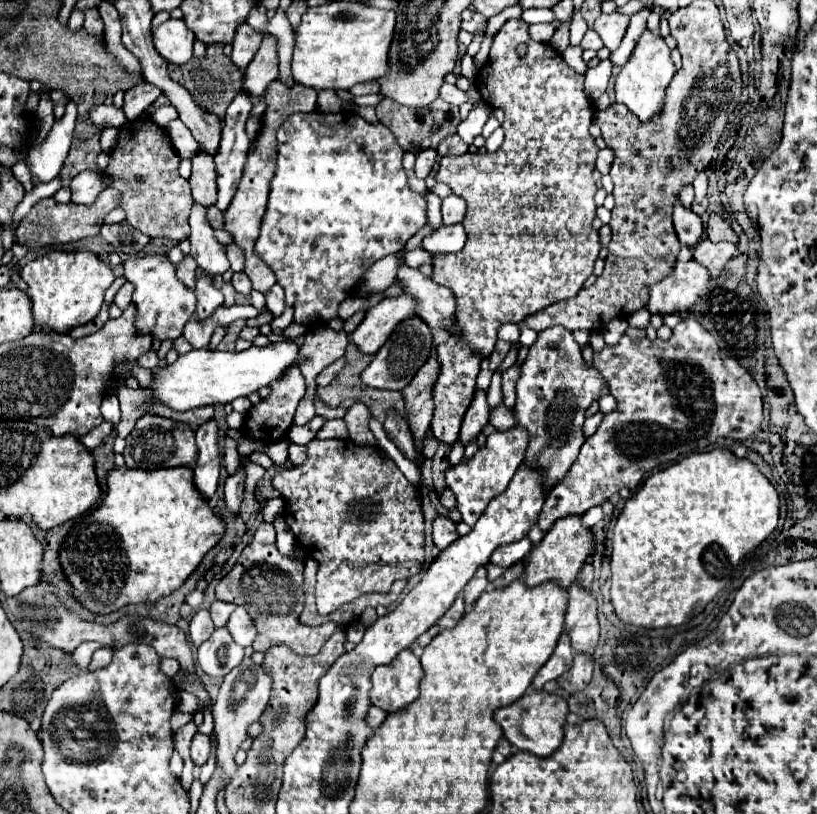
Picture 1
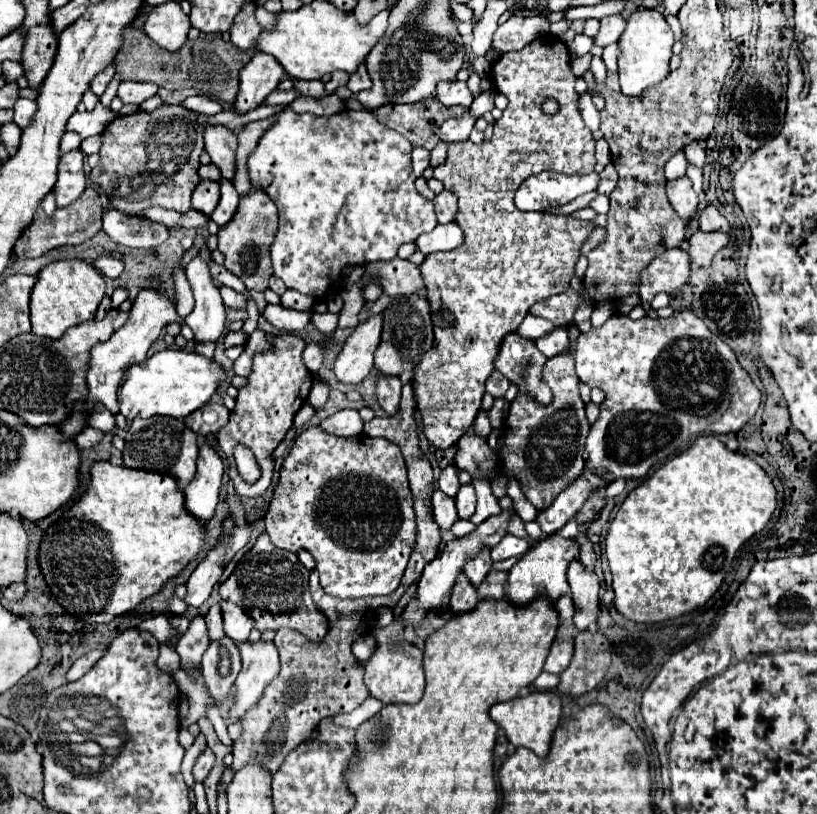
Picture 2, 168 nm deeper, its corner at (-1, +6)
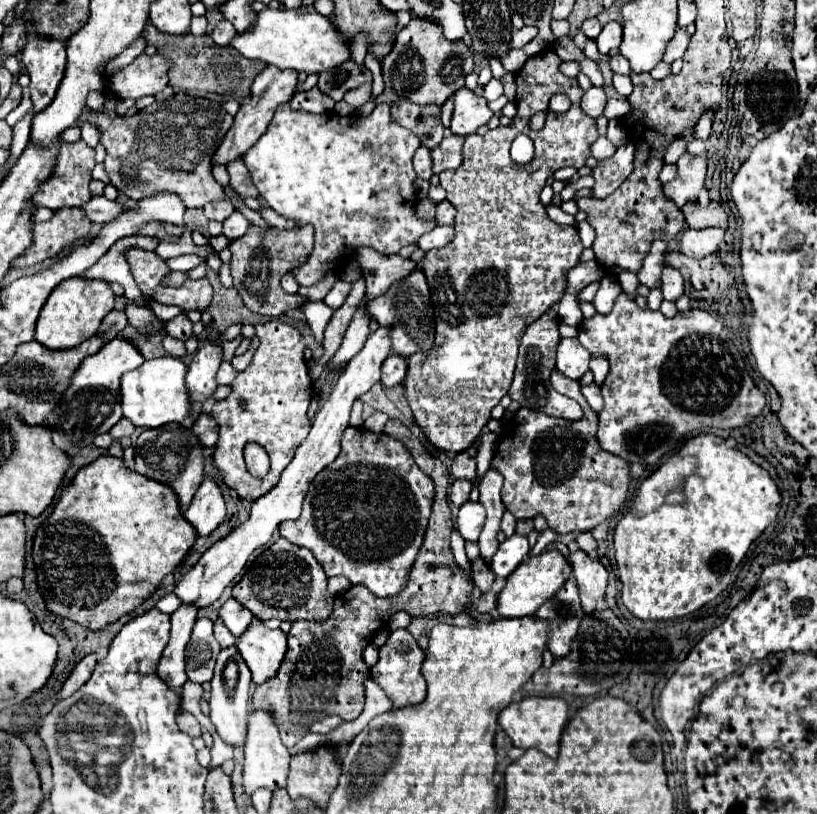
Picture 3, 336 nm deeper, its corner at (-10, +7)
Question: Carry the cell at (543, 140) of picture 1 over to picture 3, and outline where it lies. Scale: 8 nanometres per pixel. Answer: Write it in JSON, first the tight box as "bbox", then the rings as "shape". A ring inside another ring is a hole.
{"bbox":[403,48,599,454],"shape":[[[553,48],[527,58],[525,66],[515,74],[515,104],[519,104],[519,108],[511,126],[497,126],[485,136],[467,136],[463,144],[463,164],[457,170],[445,170],[439,174],[441,186],[447,190],[447,200],[457,208],[453,224],[455,238],[451,246],[429,250],[421,262],[435,308],[435,344],[429,354],[413,354],[413,358],[409,358],[409,370],[403,384],[415,422],[421,426],[427,440],[439,450],[459,454],[481,436],[491,418],[491,408],[509,392],[517,348],[525,328],[563,298],[567,290],[567,274],[581,260],[583,244],[577,228],[549,220],[545,206],[539,200],[547,176],[553,176],[561,166],[585,166],[591,156],[591,144],[599,136],[595,118],[587,116],[579,108],[583,90],[579,88],[577,78],[565,76],[559,70],[561,64],[563,60]],[[555,92],[565,92],[571,98],[571,108],[565,114],[549,110],[549,98]],[[537,112],[545,112],[547,120],[541,130],[533,132],[529,122]],[[517,134],[527,134],[535,140],[535,158],[529,164],[517,164],[509,158],[509,146]]]}

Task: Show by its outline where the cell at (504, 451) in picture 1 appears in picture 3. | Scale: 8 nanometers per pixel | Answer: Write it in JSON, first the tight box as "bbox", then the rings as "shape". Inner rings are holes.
{"bbox":[457,502,485,542],"shape":[[[465,502],[457,514],[457,528],[465,540],[477,542],[479,532],[485,524],[485,508],[481,502]]]}

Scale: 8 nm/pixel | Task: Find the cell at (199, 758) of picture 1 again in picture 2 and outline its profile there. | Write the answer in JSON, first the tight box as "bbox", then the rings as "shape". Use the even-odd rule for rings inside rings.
{"bbox":[192,749,214,783],"shape":[[[206,749],[206,751],[198,757],[198,761],[196,761],[196,765],[194,765],[194,771],[192,771],[192,773],[194,773],[194,779],[202,783],[202,781],[208,777],[212,765],[214,765],[214,753],[212,753],[210,749]]]}

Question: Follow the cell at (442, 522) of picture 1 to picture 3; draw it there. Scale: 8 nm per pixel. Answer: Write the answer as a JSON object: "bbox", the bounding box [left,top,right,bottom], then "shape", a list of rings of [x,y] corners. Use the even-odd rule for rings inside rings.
{"bbox":[449,482,473,506],"shape":[[[453,482],[453,486],[451,486],[451,494],[449,494],[449,498],[451,498],[451,504],[453,506],[463,506],[467,500],[469,500],[469,492],[471,492],[471,488],[473,488],[473,484],[471,482]]]}

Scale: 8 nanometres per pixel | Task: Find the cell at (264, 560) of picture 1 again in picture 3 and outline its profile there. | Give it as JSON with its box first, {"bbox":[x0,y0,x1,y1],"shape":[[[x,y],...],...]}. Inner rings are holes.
{"bbox":[233,538,333,624],"shape":[[[279,538],[255,558],[243,578],[233,586],[233,598],[259,620],[311,620],[325,624],[333,612],[333,596],[327,592],[327,576],[321,570],[321,564],[309,554],[309,550],[295,546],[285,538]]]}

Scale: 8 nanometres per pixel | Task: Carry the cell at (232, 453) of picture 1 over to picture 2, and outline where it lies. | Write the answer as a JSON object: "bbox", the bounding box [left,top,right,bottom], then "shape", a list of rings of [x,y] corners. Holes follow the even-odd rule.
{"bbox":[216,333,312,497],"shape":[[[284,333],[284,335],[274,335],[274,337],[268,335],[268,341],[272,349],[266,353],[254,353],[252,371],[246,377],[248,385],[238,391],[236,407],[230,413],[230,421],[216,433],[218,445],[228,459],[230,479],[240,497],[258,497],[270,487],[276,473],[276,463],[272,457],[274,449],[284,441],[288,429],[292,427],[296,411],[308,401],[310,389],[312,389],[312,373],[302,363],[302,351],[306,347],[304,339],[296,333]],[[238,443],[248,445],[254,451],[256,459],[260,461],[262,477],[254,485],[248,485],[238,475],[236,463],[232,459],[232,449]]]}

